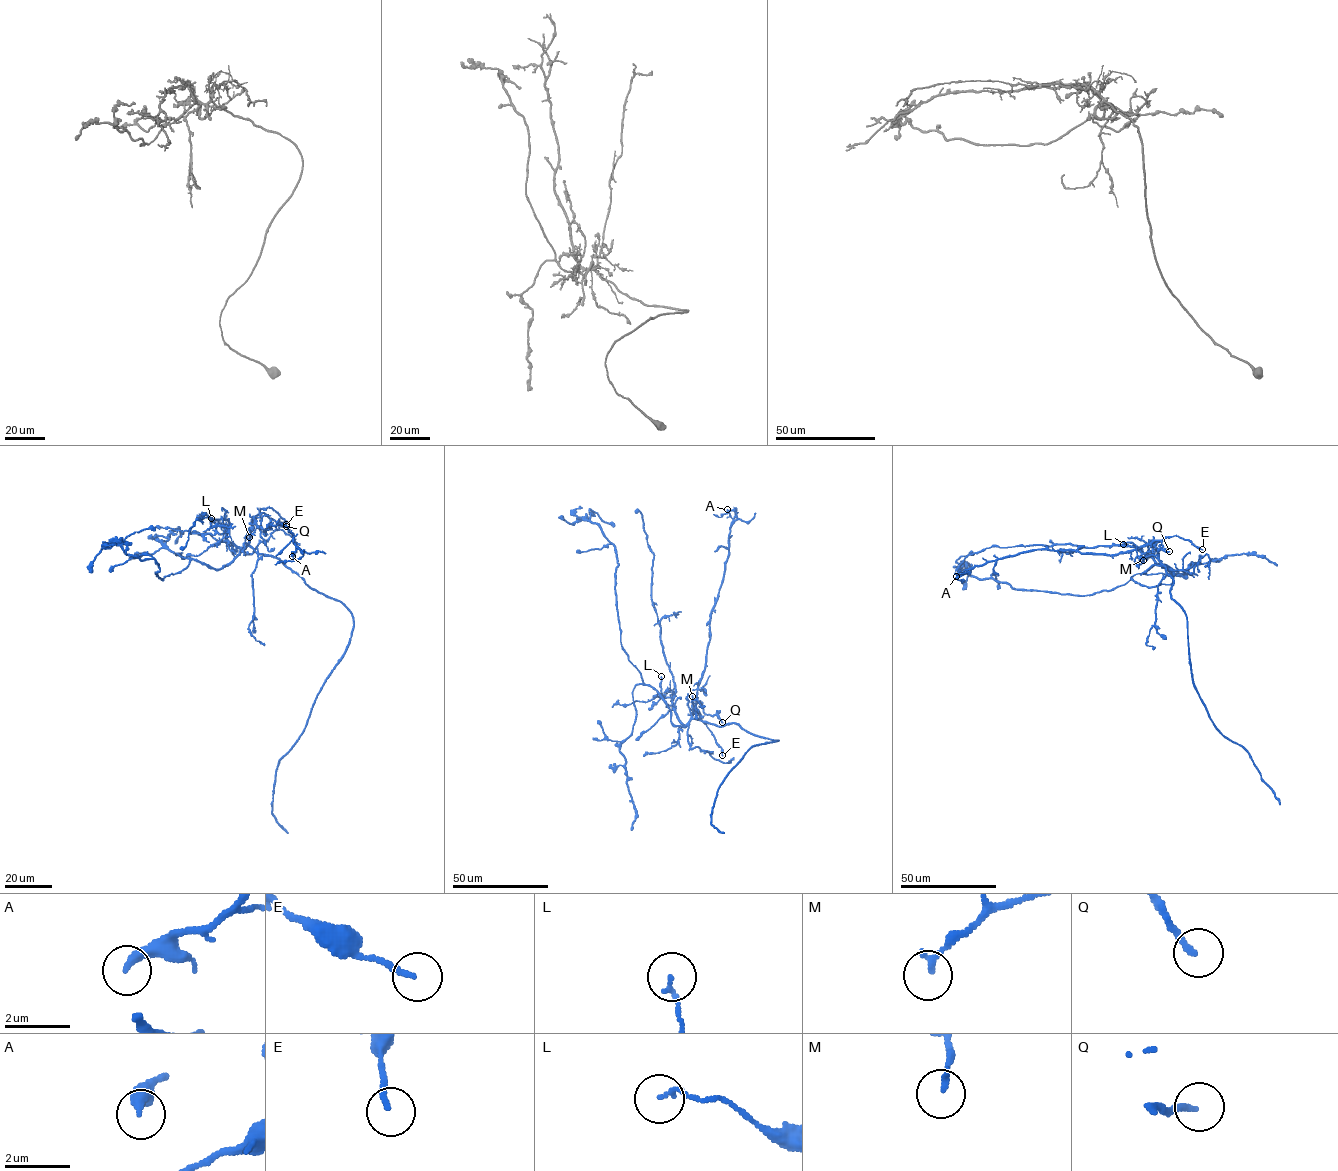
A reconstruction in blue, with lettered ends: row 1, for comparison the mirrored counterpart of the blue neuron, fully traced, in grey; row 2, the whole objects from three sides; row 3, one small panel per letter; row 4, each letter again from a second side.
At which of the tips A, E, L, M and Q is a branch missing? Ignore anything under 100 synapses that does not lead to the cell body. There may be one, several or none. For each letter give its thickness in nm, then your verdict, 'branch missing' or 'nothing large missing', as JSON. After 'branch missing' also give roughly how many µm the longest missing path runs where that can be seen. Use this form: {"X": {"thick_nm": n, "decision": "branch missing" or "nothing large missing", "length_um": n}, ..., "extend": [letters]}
{"A": {"thick_nm": 320, "decision": "nothing large missing"}, "E": {"thick_nm": 170, "decision": "nothing large missing"}, "L": {"thick_nm": 120, "decision": "nothing large missing"}, "M": {"thick_nm": 180, "decision": "nothing large missing"}, "Q": {"thick_nm": 190, "decision": "nothing large missing"}, "extend": []}

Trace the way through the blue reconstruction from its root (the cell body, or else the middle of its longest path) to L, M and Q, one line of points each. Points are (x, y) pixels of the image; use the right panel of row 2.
L: (1167, 573), (1166, 567), (1172, 568), (1158, 564), (1150, 556), (1144, 558), (1140, 547), (1123, 544)
M: (1167, 573), (1157, 555), (1147, 556), (1143, 560)
Q: (1167, 573), (1158, 550), (1150, 544), (1160, 540), (1162, 549), (1169, 551)

